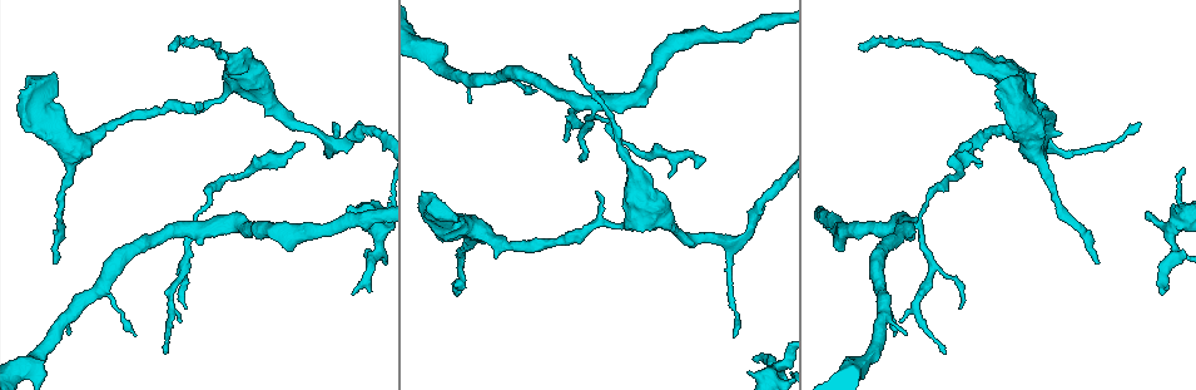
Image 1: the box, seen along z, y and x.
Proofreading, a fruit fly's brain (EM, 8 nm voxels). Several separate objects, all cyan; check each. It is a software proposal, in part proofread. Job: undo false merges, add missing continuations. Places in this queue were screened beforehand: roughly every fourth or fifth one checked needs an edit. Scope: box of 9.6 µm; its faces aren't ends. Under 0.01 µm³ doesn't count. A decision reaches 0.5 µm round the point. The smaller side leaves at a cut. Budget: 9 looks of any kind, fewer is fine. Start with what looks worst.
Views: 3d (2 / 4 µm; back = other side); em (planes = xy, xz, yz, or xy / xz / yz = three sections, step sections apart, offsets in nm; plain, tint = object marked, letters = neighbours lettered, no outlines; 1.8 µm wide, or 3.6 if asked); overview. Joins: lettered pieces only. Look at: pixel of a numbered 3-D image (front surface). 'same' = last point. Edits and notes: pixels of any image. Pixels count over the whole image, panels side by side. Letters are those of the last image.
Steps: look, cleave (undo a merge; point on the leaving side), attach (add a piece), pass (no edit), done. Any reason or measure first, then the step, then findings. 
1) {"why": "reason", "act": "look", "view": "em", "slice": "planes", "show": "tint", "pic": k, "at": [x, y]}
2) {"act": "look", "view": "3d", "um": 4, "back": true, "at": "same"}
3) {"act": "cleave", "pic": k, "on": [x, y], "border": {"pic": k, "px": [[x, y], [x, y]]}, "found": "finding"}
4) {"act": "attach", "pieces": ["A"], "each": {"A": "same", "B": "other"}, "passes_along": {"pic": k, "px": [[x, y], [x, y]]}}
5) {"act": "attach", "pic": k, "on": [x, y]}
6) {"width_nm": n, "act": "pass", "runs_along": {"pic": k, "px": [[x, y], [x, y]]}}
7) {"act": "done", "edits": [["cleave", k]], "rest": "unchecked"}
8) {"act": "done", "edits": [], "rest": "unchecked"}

{"why": "free end", "act": "look", "view": "em", "slice": "yz", "step": 16, "show": "plain", "pic": 1, "at": [1098, 264]}

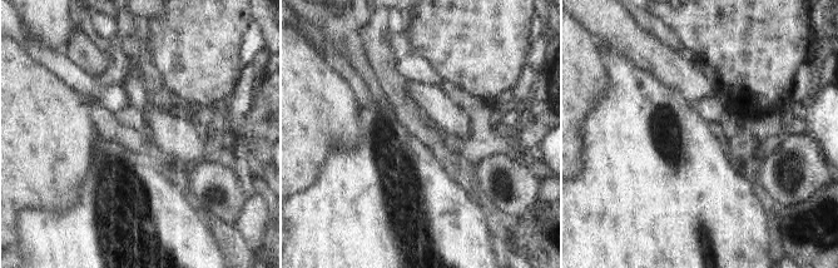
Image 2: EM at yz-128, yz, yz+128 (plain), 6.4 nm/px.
{"act": "look", "view": "em", "slice": "yz", "step": 16, "show": "letters", "at": "same"}

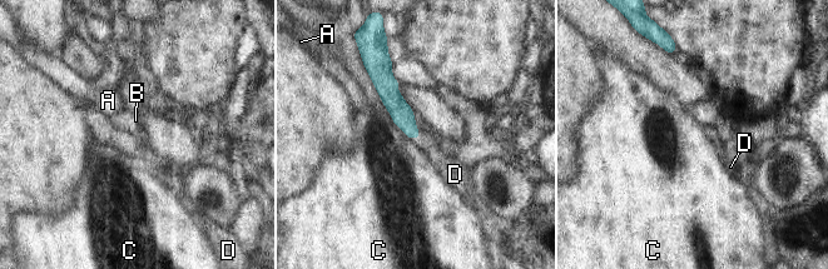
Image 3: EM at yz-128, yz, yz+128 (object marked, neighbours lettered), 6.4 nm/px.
{"longest_contact_nm": ["C", 280], "act": "attach", "pic": 3, "on": [444, 164], "each": {"A": "other", "B": "other", "C": "other", "D": "same"}, "passes_along": {"pic": 3, "px": [[401, 113], [417, 137], [444, 164]]}, "found": "it goes on there"}

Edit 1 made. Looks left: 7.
{"why": "free end", "act": "look", "view": "3d", "um": 2, "pic": 1, "at": [944, 354]}

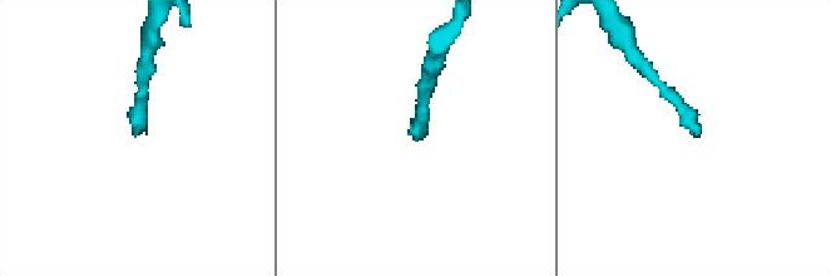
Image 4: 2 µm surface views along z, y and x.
{"act": "look", "view": "em", "slice": "planes", "show": "tint", "pic": 4, "at": [414, 140]}

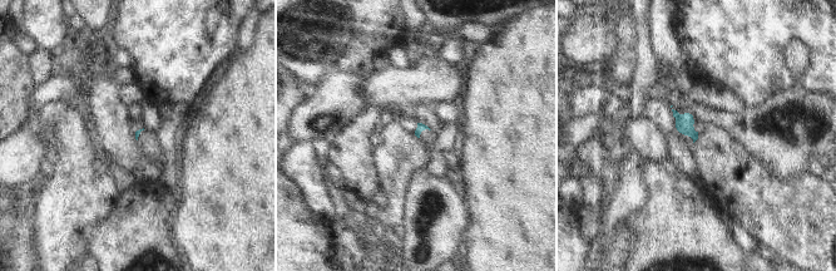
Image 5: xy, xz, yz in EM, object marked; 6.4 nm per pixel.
{"why": "see the neighbours", "act": "look", "view": "em", "slice": "planes", "show": "letters", "at": "same"}

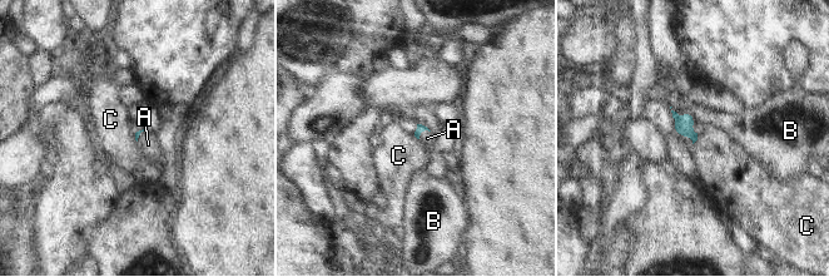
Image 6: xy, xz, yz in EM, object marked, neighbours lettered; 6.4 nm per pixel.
{"longest_contact_nm": ["A", 90], "act": "attach", "pic": 6, "on": [427, 138], "each": {"A": "same", "B": "other", "C": "other"}, "found": "the cell continues"}

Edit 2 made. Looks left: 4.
{"why": "branch stops here", "act": "look", "view": "3d", "um": 4, "pic": 1, "at": [1164, 292]}

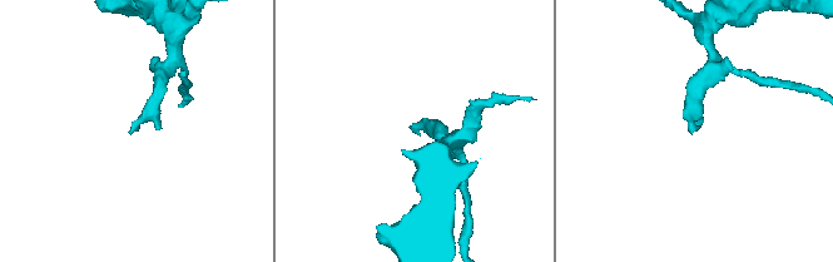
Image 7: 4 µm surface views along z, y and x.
{"why": "now the EM", "act": "look", "view": "em", "slice": "planes", "show": "letters", "pic": 7, "at": [131, 132]}

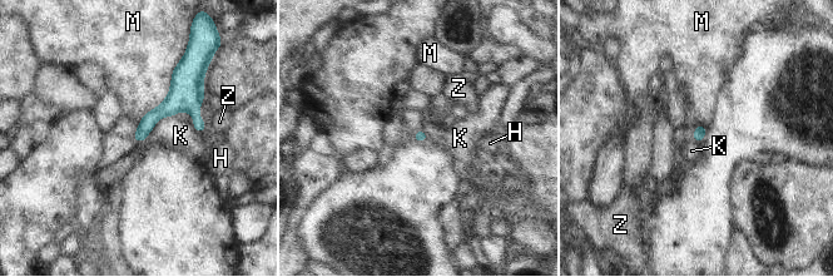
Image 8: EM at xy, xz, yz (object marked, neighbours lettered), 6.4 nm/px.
{"act": "attach", "pic": 8, "on": [221, 158], "each": {"H": "same", "K": "other", "M": "other", "Z": "other"}, "found": "the cell continues"}

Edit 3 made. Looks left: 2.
{"act": "done", "edits": [["attach", 3], ["attach", 6], ["attach", 8]], "rest": "unchecked"}

